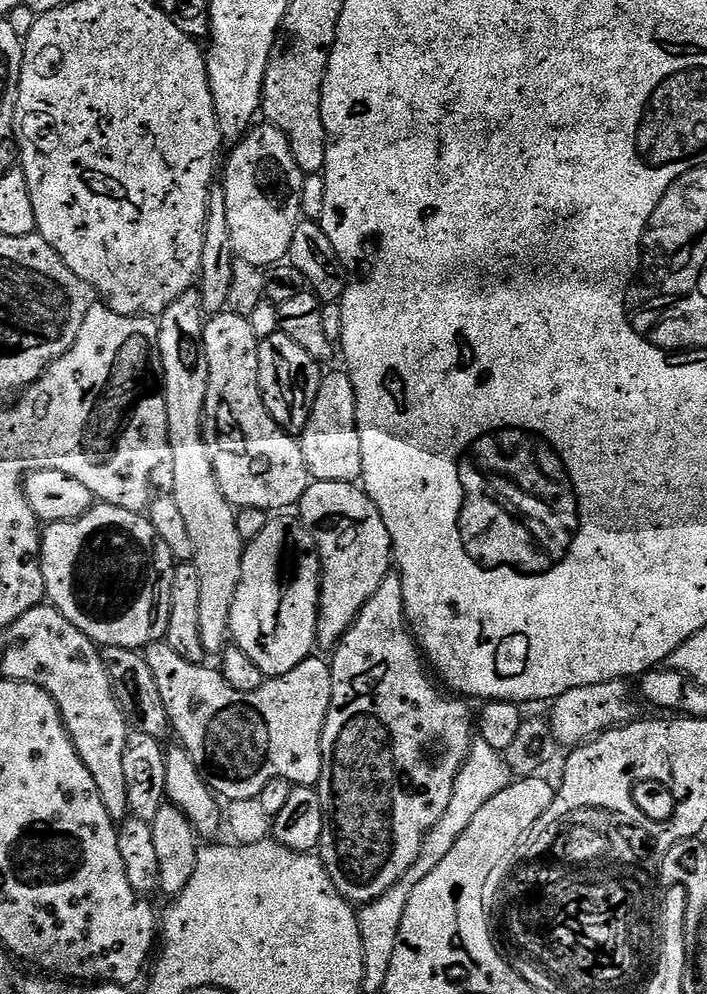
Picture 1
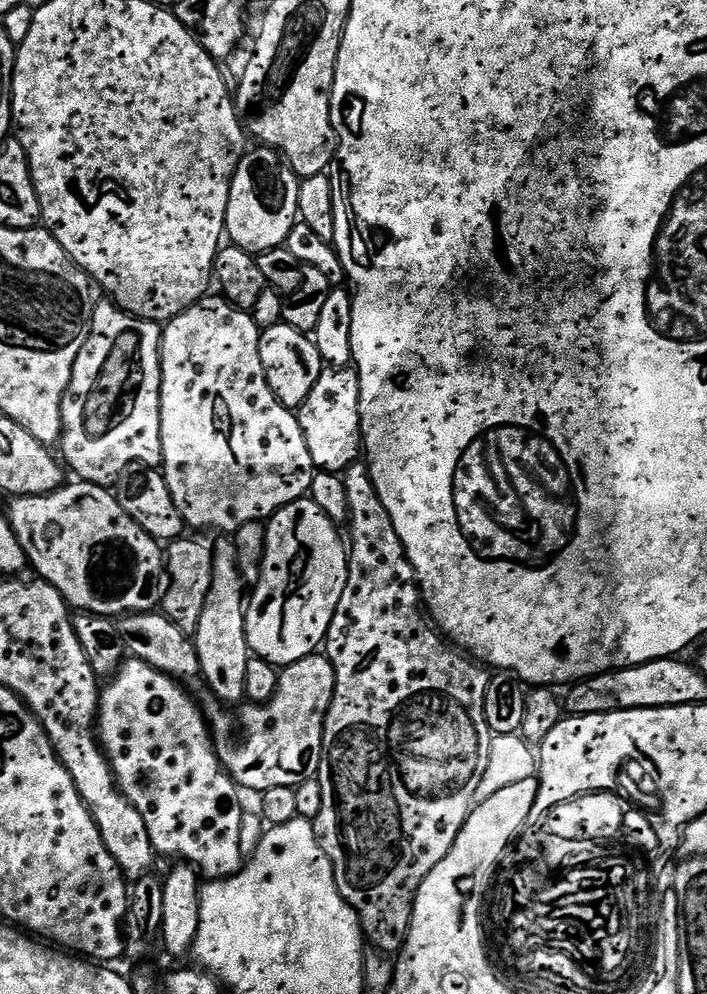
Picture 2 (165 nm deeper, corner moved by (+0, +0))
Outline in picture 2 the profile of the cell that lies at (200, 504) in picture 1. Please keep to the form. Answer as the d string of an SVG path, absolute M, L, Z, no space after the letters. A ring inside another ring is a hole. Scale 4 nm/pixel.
M228 538L217 540L220 541L215 541L212 550L210 594L206 594L206 606L202 606L202 618L198 621L194 643L200 663L200 676L208 683L212 691L209 693L225 706L236 706L246 697L246 662L250 658L244 625L246 592L240 585L242 577L235 543Z

